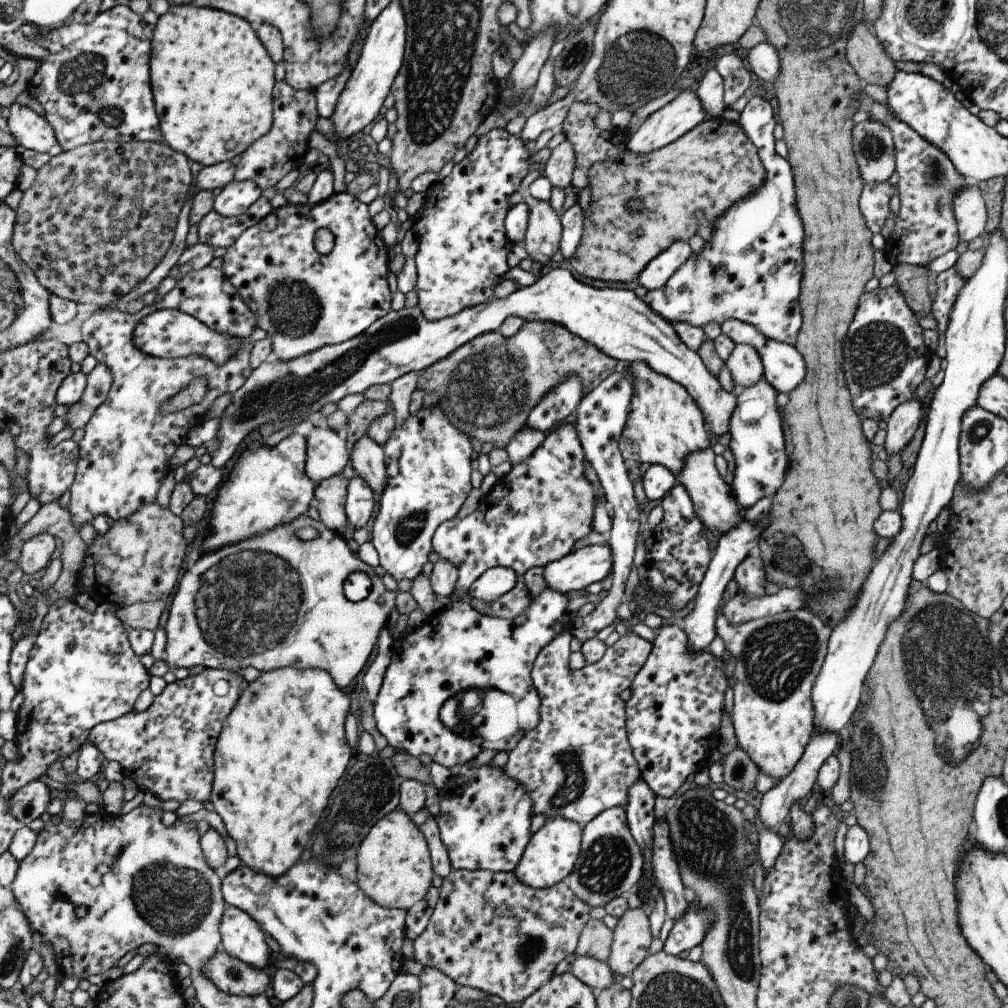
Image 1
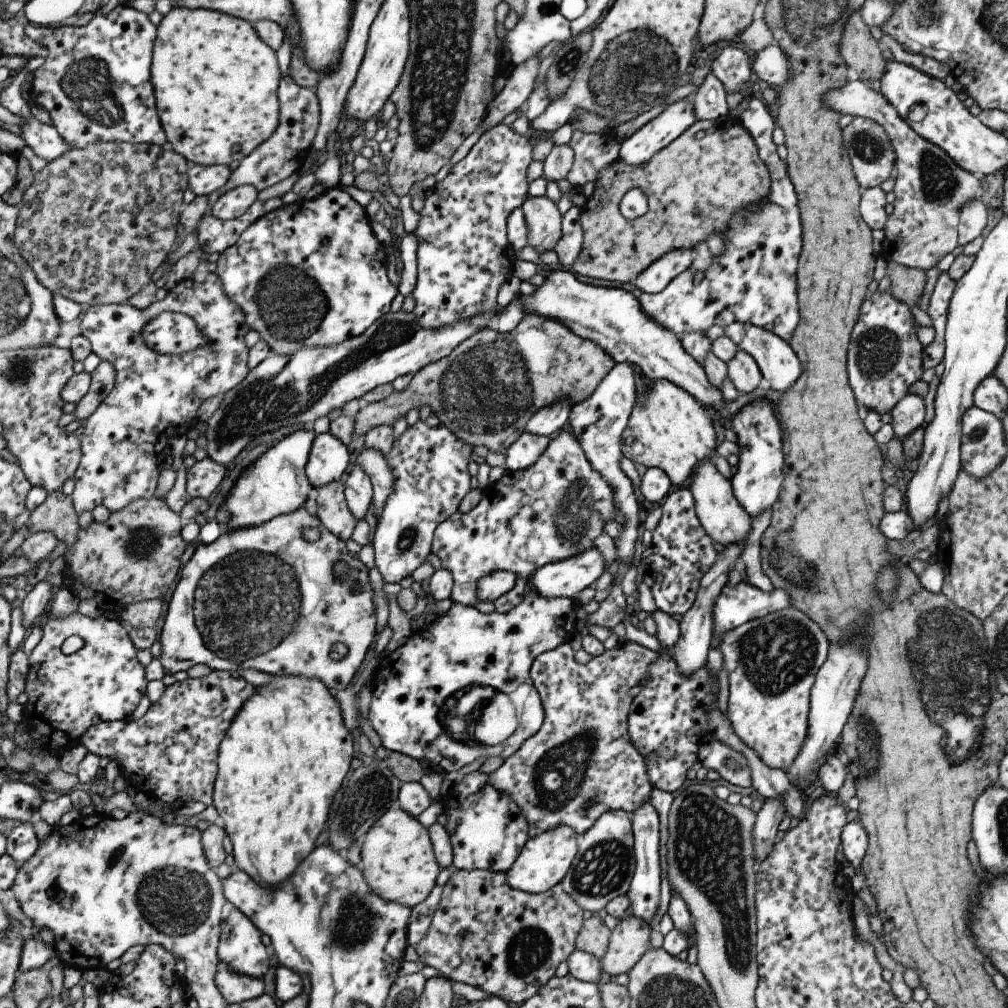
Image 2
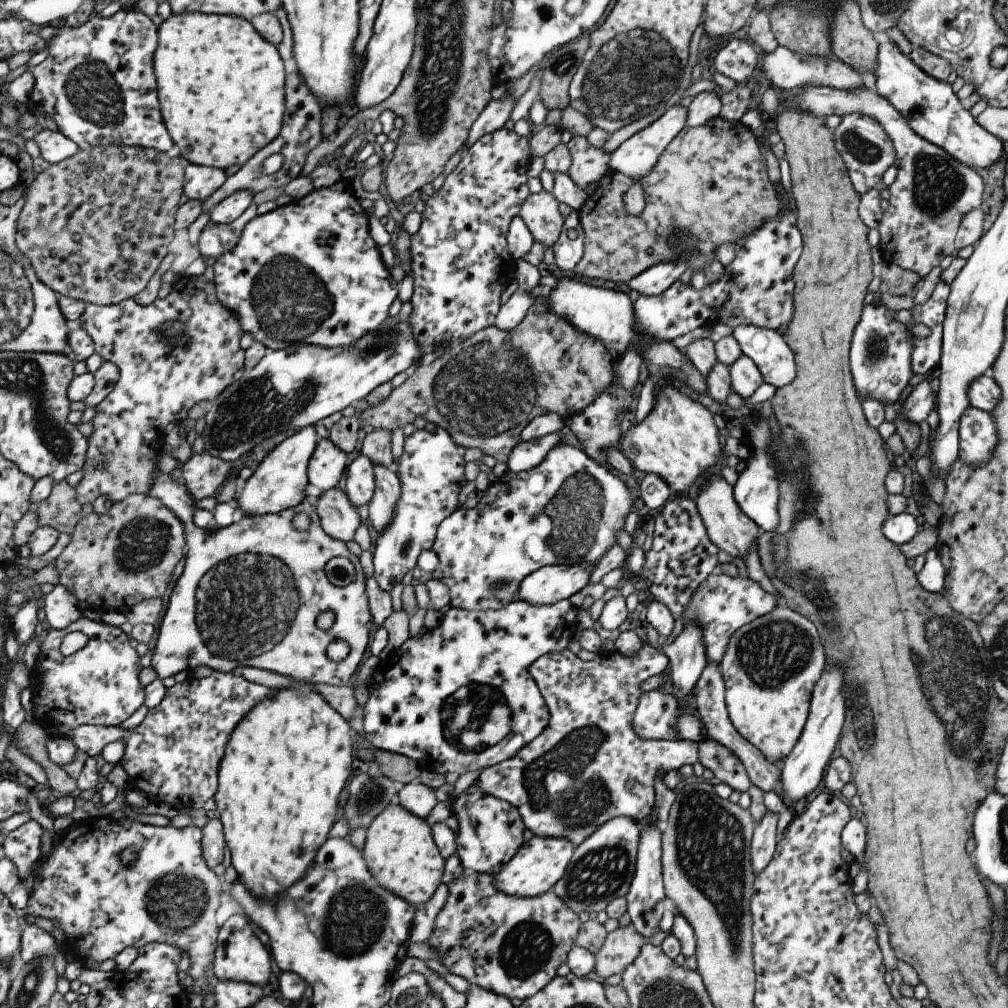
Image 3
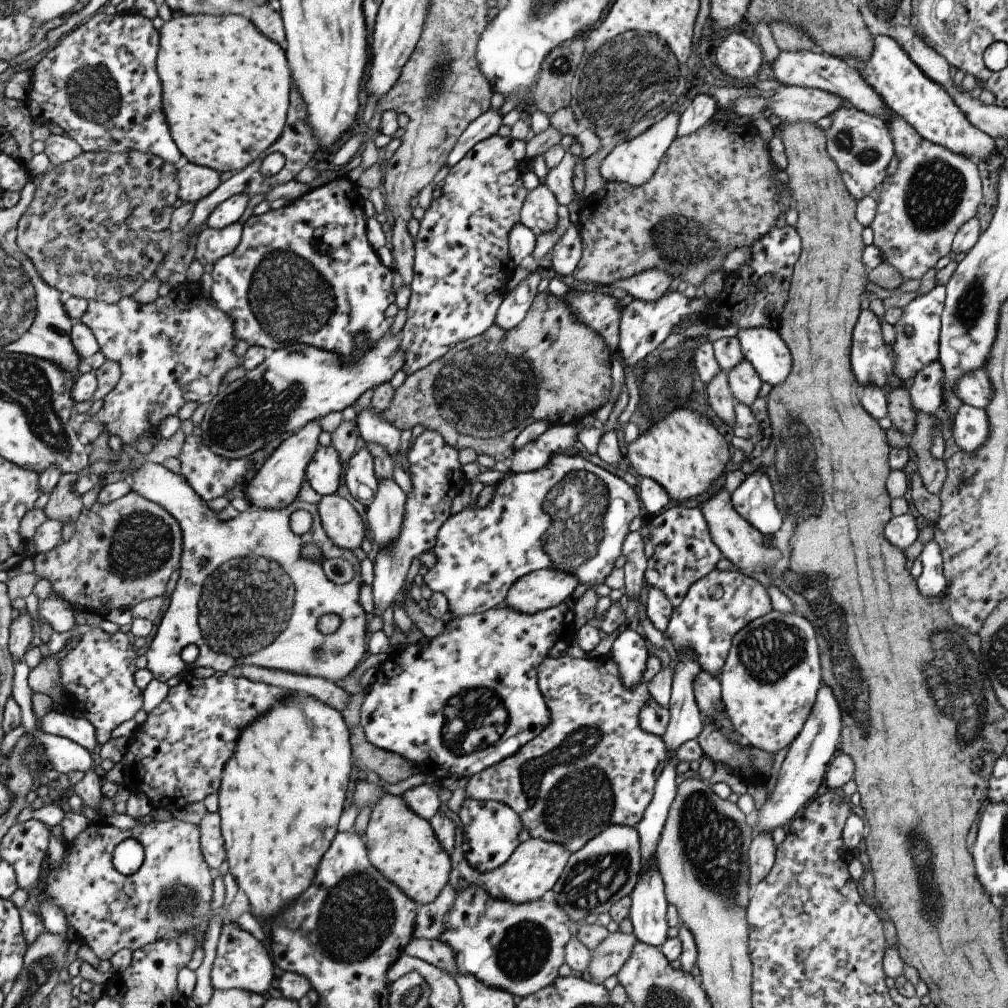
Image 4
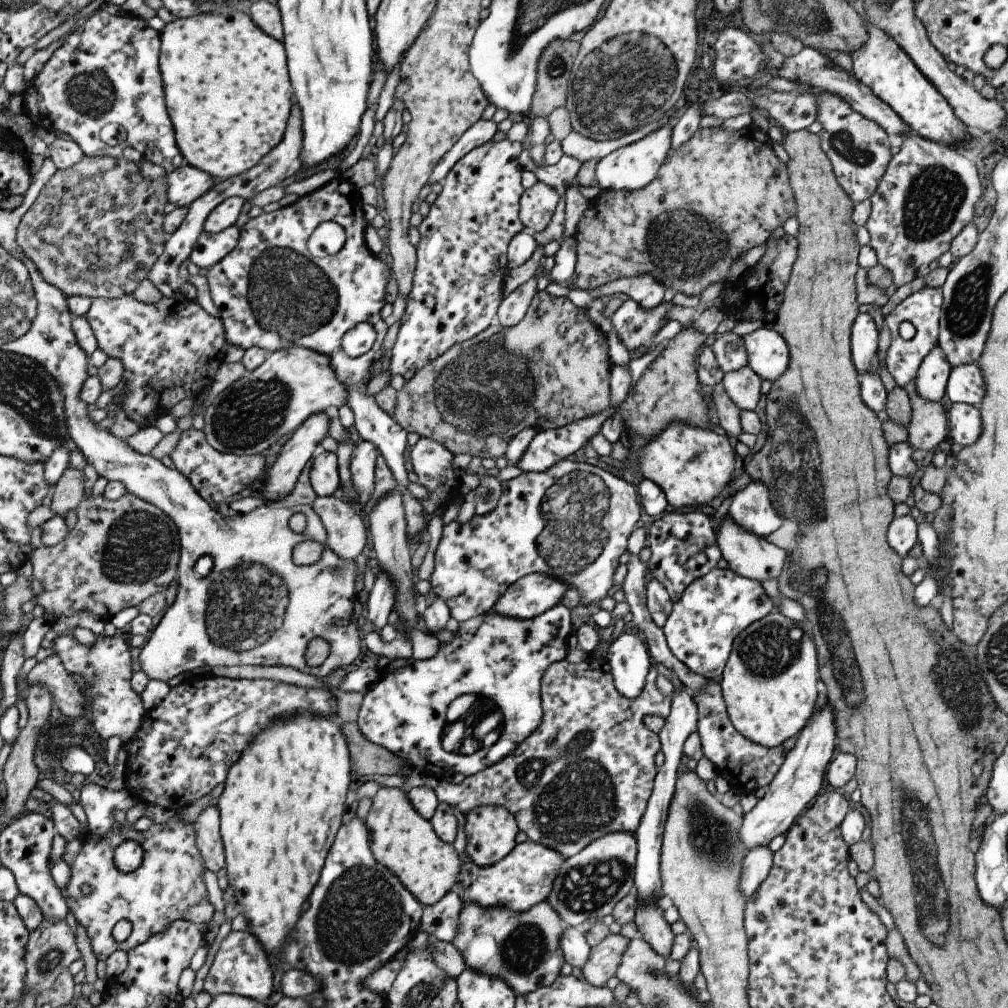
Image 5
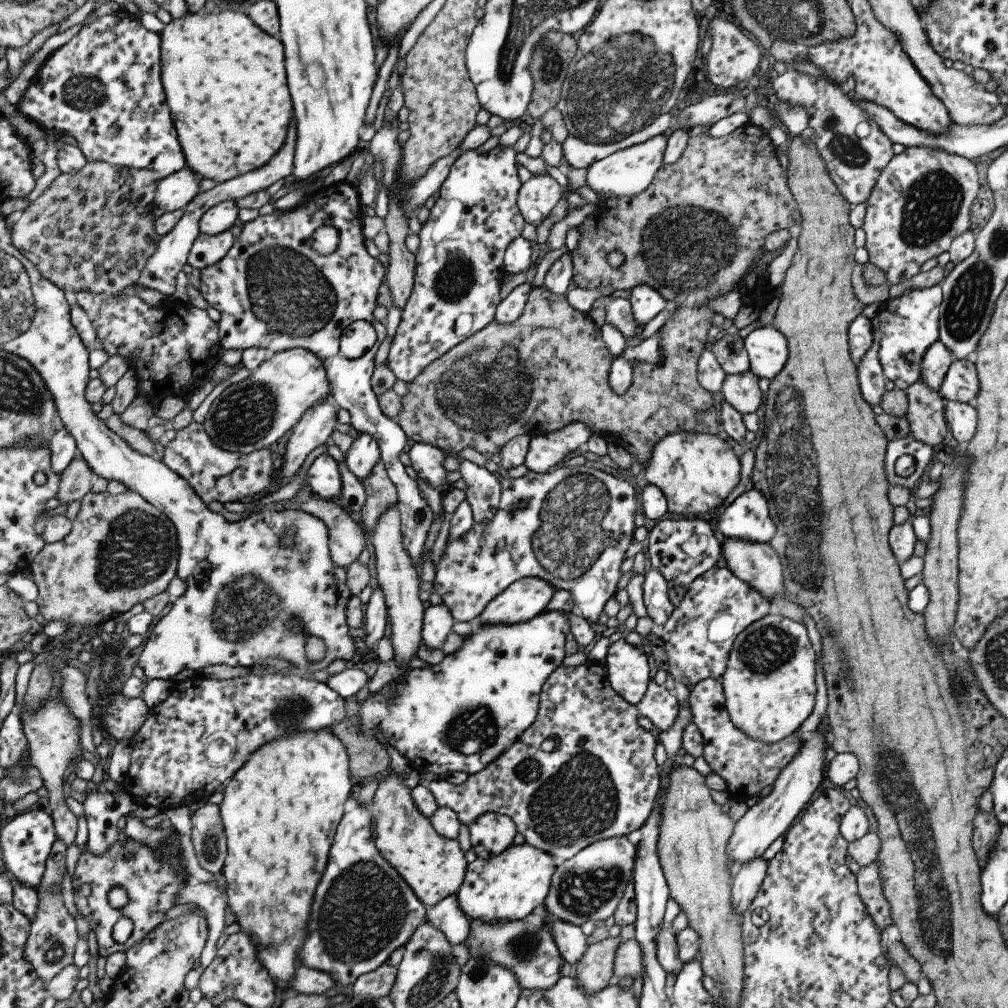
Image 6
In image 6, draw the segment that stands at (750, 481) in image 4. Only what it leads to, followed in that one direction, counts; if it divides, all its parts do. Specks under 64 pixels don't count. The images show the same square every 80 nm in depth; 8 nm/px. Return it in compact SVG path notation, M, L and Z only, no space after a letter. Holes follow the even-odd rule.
M759 489L742 492L725 509L713 525L725 537L739 537L746 541L767 543L775 532L765 497Z

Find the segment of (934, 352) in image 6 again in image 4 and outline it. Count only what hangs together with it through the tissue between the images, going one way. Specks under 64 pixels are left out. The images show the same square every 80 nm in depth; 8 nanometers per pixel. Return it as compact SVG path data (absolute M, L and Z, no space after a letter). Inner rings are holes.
M937 358L913 377L913 384L908 388L912 409L926 415L939 413L943 400L943 384L944 374Z

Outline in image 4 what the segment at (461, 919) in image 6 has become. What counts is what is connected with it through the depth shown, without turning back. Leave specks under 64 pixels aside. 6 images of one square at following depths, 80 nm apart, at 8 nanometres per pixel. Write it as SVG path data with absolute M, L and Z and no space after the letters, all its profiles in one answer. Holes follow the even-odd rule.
M448 883L437 893L437 896L427 904L418 905L412 936L416 939L436 939L442 929L442 918L446 916L451 903L453 902L455 889Z

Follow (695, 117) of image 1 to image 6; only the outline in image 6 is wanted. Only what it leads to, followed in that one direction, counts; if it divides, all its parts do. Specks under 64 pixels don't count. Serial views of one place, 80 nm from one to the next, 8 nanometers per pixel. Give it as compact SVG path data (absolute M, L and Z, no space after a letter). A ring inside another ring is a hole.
M663 134L647 139L645 142L612 152L601 160L592 162L587 167L586 185L600 201L611 197L632 197L649 186L655 172L662 165L666 138Z

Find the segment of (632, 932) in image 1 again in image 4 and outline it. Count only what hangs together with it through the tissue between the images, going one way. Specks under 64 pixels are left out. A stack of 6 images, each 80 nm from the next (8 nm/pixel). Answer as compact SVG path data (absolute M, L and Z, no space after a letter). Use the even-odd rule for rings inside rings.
M614 931L607 936L592 950L585 976L595 983L601 984L605 978L623 966L627 960L633 945L638 941L633 933Z

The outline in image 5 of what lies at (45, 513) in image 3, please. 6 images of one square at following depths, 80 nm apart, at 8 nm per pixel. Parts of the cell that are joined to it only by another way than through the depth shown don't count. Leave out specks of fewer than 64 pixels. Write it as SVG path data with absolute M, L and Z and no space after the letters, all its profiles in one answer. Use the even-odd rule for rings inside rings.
M69 467L53 486L53 498L49 507L57 515L65 516L71 510L76 512L81 506L87 494L83 476L83 471Z

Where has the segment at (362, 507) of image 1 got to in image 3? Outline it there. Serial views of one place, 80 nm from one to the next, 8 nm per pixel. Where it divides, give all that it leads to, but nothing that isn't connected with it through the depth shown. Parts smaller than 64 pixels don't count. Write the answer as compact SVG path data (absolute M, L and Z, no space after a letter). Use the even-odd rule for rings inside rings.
M365 456L357 457L346 466L345 496L353 507L367 504L374 491L372 462Z

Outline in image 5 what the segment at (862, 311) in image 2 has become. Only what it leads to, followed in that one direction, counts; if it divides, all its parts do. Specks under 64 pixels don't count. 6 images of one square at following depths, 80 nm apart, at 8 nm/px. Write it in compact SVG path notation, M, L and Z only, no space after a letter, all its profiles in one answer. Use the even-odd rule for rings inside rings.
M859 314L851 326L851 362L857 374L877 372L878 331L869 314Z

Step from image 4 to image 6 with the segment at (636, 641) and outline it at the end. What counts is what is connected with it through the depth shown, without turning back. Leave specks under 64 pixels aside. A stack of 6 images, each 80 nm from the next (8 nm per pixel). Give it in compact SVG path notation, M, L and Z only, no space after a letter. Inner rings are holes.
M623 637L619 638L607 647L604 665L610 687L627 703L637 704L646 691L653 670L646 648L633 646Z

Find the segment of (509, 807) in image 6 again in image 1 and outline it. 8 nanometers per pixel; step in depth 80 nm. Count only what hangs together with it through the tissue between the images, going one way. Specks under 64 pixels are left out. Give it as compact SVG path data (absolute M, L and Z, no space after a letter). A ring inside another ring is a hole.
M569 629L559 632L549 644L545 644L533 662L529 678L537 692L539 706L539 723L533 730L515 744L508 752L507 763L503 766L505 776L523 786L531 800L531 812L547 818L565 818L580 827L588 824L603 810L627 804L627 790L641 780L637 762L626 738L625 694L635 674L645 664L651 651L651 643L633 634L619 636L619 640L604 651L601 660L586 664L580 670L569 670L569 642L572 636Z

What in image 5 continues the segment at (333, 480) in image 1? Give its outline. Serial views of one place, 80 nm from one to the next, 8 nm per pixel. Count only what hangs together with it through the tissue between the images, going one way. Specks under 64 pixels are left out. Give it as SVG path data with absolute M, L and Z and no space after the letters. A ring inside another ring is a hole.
M333 495L316 497L311 508L320 518L326 532L326 544L339 558L351 560L367 541L363 520L348 502Z

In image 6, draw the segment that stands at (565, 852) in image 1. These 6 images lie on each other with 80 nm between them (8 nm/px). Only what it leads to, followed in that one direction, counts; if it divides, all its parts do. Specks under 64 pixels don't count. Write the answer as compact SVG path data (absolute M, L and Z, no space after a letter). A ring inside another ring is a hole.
M527 843L508 846L501 854L493 855L487 860L474 859L466 864L463 882L455 894L460 909L469 919L479 919L486 923L493 921L514 921L522 919L539 906L543 906L547 896L550 880L557 862L548 852L539 850Z

